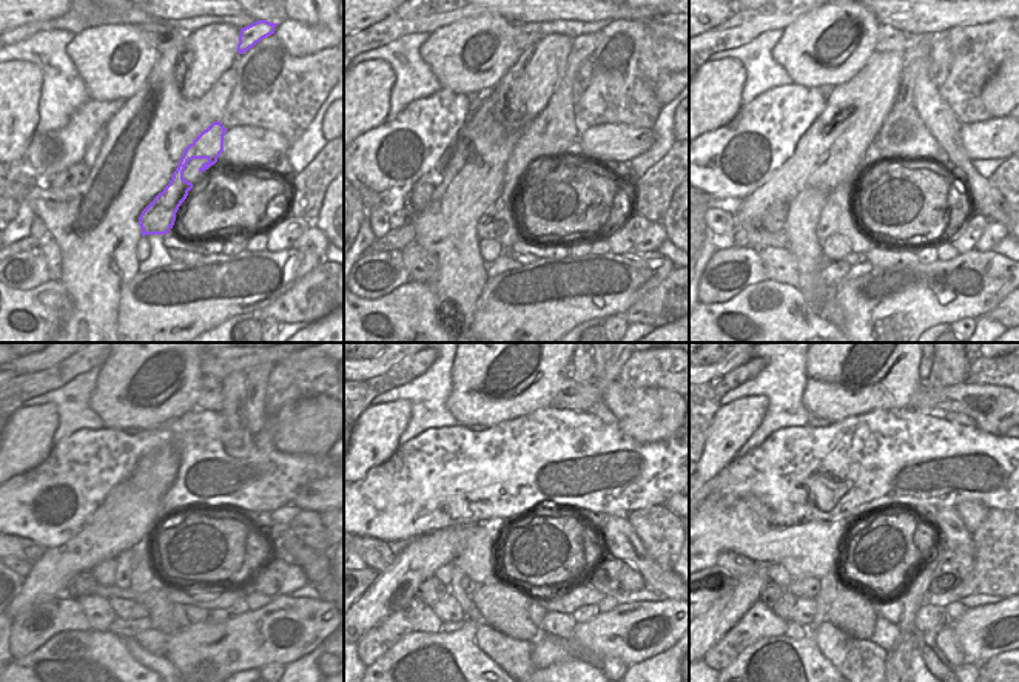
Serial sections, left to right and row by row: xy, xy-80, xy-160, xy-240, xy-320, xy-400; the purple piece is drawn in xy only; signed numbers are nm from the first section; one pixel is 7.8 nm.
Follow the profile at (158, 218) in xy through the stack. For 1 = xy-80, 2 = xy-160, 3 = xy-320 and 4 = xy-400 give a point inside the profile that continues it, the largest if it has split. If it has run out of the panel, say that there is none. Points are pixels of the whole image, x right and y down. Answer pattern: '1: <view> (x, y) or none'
1: xy-80 (555, 130)
2: xy-160 (837, 216)
3: xy-320 (458, 579)
4: xy-400 (805, 587)

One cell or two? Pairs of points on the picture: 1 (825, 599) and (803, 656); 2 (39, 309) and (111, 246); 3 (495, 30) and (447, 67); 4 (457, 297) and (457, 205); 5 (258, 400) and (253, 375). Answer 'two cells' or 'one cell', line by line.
1: one cell
2: two cells
3: one cell
4: one cell
5: one cell

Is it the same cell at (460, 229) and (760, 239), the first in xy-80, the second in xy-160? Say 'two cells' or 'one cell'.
two cells

